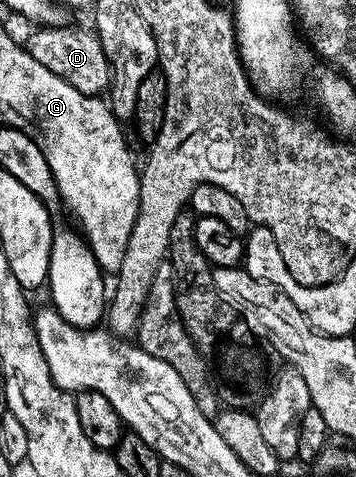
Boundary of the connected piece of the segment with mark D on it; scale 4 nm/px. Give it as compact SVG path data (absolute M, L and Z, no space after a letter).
M75 25L41 26L26 40L26 46L30 57L34 57L34 61L39 61L45 69L50 69L50 73L62 77L62 81L74 85L74 89L87 95L100 95L109 90L112 81L112 67L108 64L108 58L95 30L83 31L82 28L75 27Z

